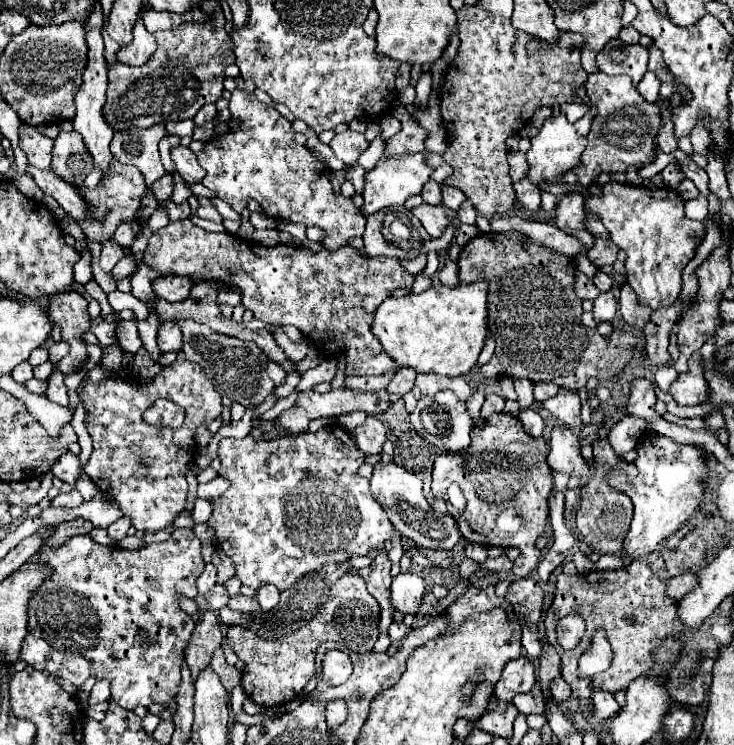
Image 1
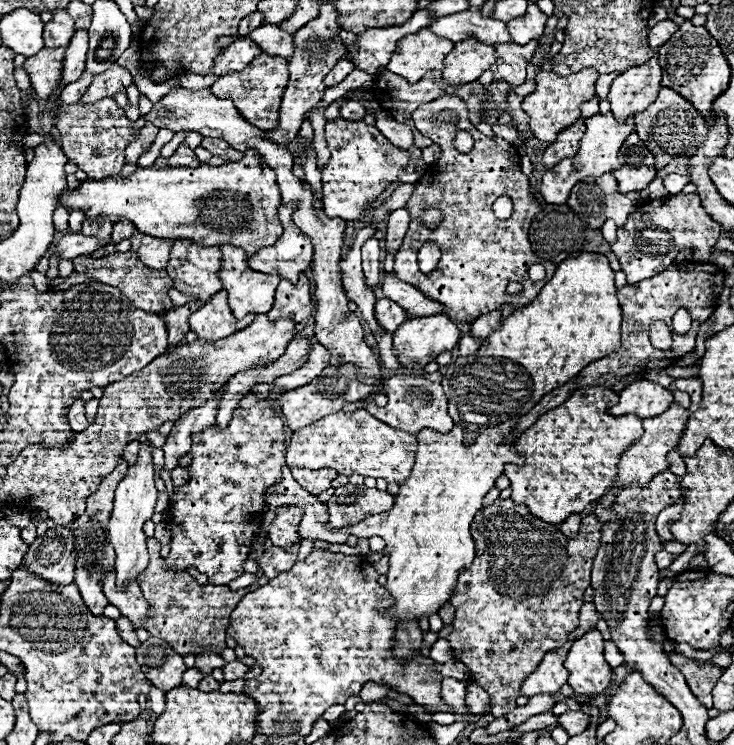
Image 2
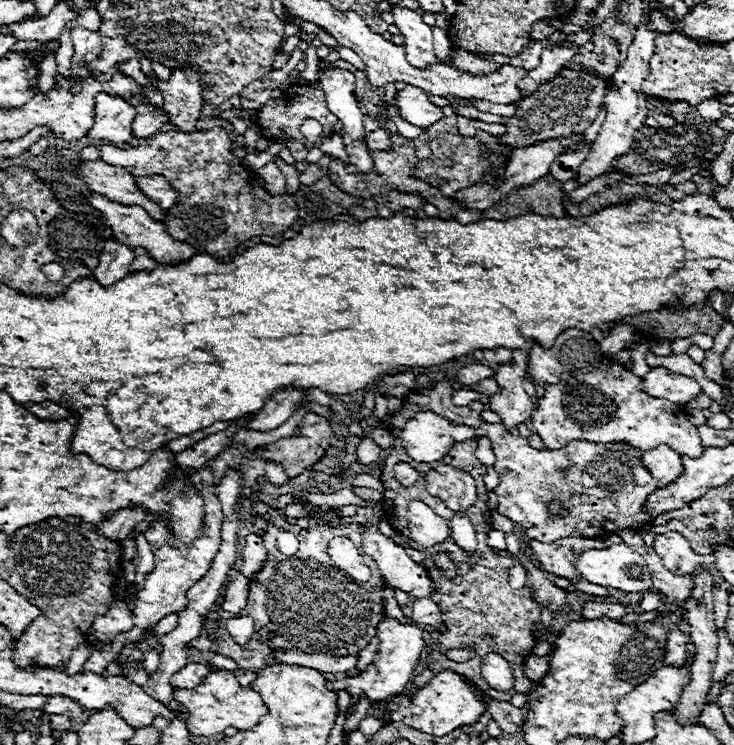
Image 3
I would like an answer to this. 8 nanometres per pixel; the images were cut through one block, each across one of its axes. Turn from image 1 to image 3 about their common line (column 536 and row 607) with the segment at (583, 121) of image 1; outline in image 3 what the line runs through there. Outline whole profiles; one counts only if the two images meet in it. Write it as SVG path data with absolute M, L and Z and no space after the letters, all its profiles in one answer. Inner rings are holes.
M208 468L196 470L196 472L190 476L190 480L192 480L192 484L196 486L196 490L202 490L202 498L206 498L206 500L204 500L204 502L206 502L204 534L202 534L198 540L194 540L194 542L190 542L190 544L186 544L186 546L182 546L182 548L172 548L168 528L166 528L162 522L158 522L158 520L150 522L150 526L148 526L148 530L144 532L144 536L146 536L146 540L150 542L150 550L152 550L152 554L154 554L154 558L156 558L156 563L154 564L154 568L146 574L146 578L144 578L144 588L138 592L138 600L134 602L134 610L132 610L134 628L128 630L128 632L118 634L110 644L96 644L92 656L88 658L88 662L84 664L82 670L90 670L90 672L96 672L96 674L104 672L106 666L120 656L120 652L122 652L122 648L124 648L126 644L130 644L130 642L138 644L140 638L144 636L144 632L146 632L148 628L154 628L154 624L158 624L164 616L182 610L182 608L188 604L186 592L192 588L194 582L198 582L198 580L208 572L210 562L212 562L212 558L216 556L216 550L220 548L222 510L220 510L220 500L218 500L218 496L216 496L216 486L214 486L214 482L212 482L212 472L210 472Z

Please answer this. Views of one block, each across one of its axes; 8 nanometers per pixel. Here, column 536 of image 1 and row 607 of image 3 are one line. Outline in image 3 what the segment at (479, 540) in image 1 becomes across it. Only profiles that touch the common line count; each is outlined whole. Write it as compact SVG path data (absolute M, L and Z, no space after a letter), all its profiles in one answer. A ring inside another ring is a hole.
M484 486L484 496L478 496L478 502L464 510L462 516L468 518L472 524L474 524L474 530L477 533L477 547L476 553L483 558L490 558L488 562L490 564L484 564L484 566L478 566L474 568L476 564L476 556L474 560L470 560L466 556L466 552L454 542L454 540L444 540L432 548L424 548L422 552L428 554L428 558L432 558L430 554L440 554L440 552L450 552L450 560L456 564L456 576L454 578L446 578L442 576L440 572L436 572L436 592L432 594L432 600L438 604L440 612L442 614L442 622L446 624L446 632L430 646L432 652L430 652L430 662L428 662L428 668L438 674L440 670L454 670L470 680L474 680L488 696L496 698L496 700L510 700L516 692L528 692L532 688L532 682L524 676L524 670L522 670L522 664L526 662L526 658L530 656L530 650L536 642L532 630L532 622L540 620L540 604L542 606L548 606L552 612L560 612L562 606L566 604L566 590L562 588L556 588L550 580L546 580L544 572L530 566L530 574L528 574L528 586L520 588L520 590L514 590L508 582L508 570L502 566L502 558L510 557L508 552L495 552L486 543L488 532L492 530L492 520L490 520L490 510L486 506L486 486ZM484 532L484 533L482 533ZM493 552L494 554L490 554ZM497 555L497 556L496 556ZM494 562L494 564L492 564ZM478 570L478 572L474 572ZM464 582L472 582L480 588L462 588ZM490 640L494 644L500 644L500 646L490 646ZM470 642L476 644L476 658L468 660L468 662L454 662L454 660L448 660L444 656L446 650L450 648L466 648ZM488 652L498 652L500 656L504 656L510 664L512 664L512 670L516 674L516 682L514 682L514 690L510 692L498 692L494 690L492 686L486 684L486 680L482 680L482 674L480 674L480 660L482 656L486 656Z

